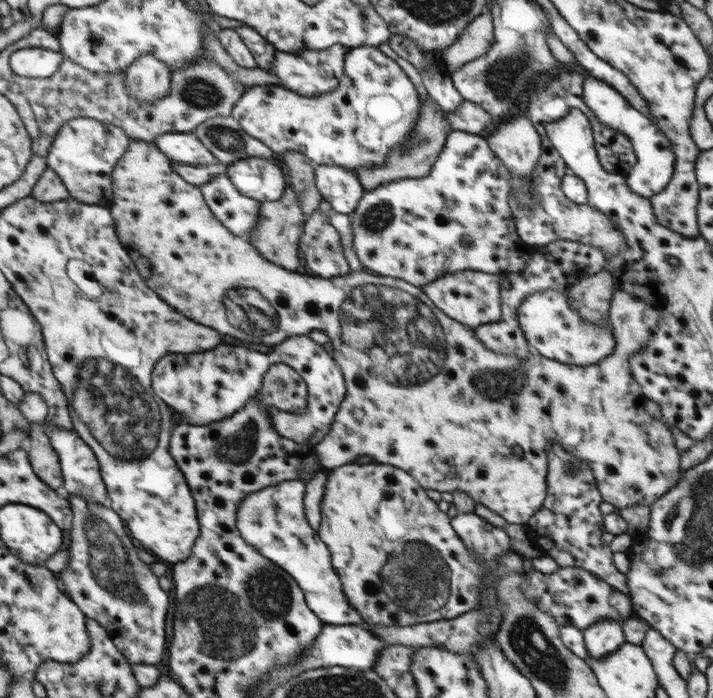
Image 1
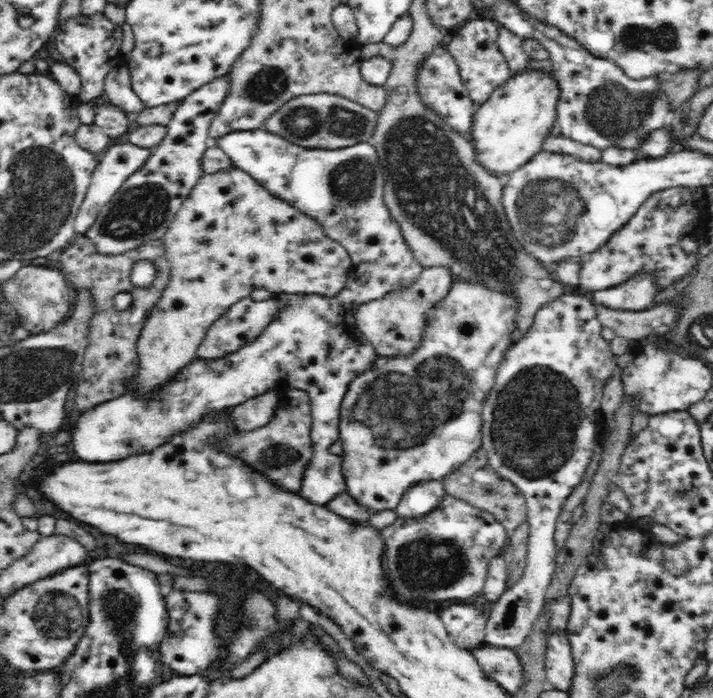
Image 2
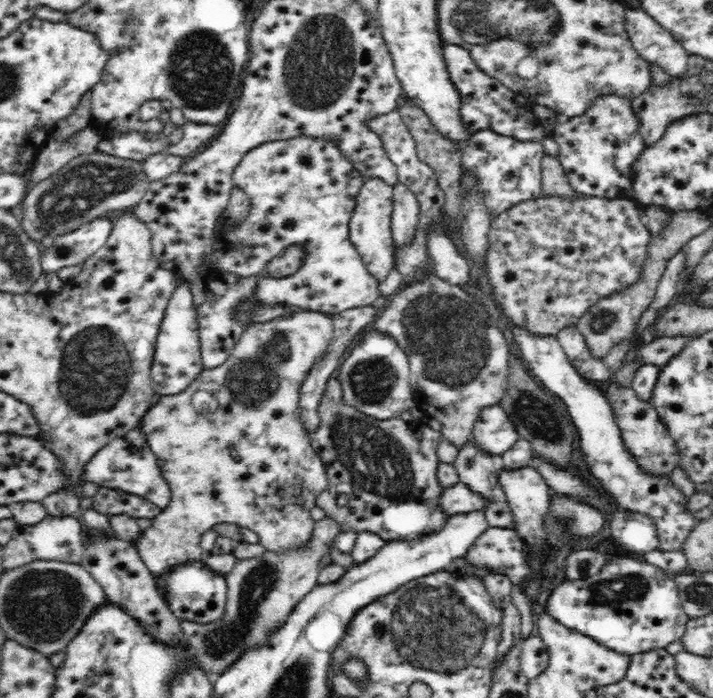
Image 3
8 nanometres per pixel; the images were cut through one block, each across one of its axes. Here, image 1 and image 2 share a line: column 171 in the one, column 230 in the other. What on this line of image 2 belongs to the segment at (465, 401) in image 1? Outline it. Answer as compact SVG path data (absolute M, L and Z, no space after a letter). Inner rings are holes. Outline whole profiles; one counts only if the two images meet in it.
M230 164L230 166L224 170L215 170L213 173L203 173L199 176L194 188L191 188L190 194L183 200L182 206L178 209L176 216L174 216L174 220L171 221L170 226L166 228L166 234L162 239L165 257L168 259L170 266L170 278L166 288L163 288L159 299L155 301L150 312L147 313L139 331L140 336L138 341L135 341L137 363L135 376L133 377L134 382L131 384L132 394L134 394L134 390L139 390L139 392L143 392L143 394L154 394L154 392L162 390L176 374L180 373L180 370L184 369L184 366L187 366L197 358L195 353L198 351L200 344L202 344L208 327L215 320L218 320L218 317L222 316L222 313L225 313L231 304L234 304L235 301L239 301L242 297L248 296L255 288L264 287L274 292L274 294L289 294L289 296L336 296L345 288L350 275L349 272L351 272L352 269L352 261L349 252L346 251L345 245L331 238L325 232L325 229L322 228L320 221L306 215L306 213L303 213L300 209L291 205L289 201L282 199L282 197L277 197L274 193L271 193L265 185L262 185L259 181L254 179L253 176L250 176L249 172L242 170L234 164Z

